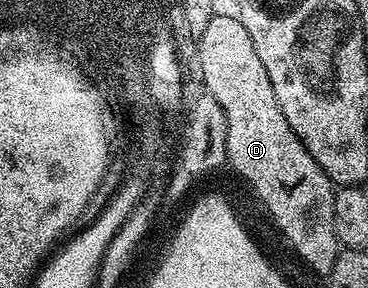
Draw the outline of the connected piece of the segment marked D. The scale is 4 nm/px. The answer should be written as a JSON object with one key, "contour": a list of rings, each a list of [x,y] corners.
{"contour":[[[212,17],[200,39],[200,67],[203,70],[206,90],[220,102],[226,119],[226,144],[234,163],[257,184],[258,191],[269,201],[265,211],[269,217],[278,217],[282,226],[294,240],[302,255],[306,256],[319,271],[332,271],[340,255],[338,235],[334,229],[334,193],[336,185],[320,170],[316,158],[308,154],[304,142],[288,126],[288,118],[280,110],[276,102],[276,94],[272,90],[272,82],[268,82],[268,70],[256,55],[256,46],[252,46],[252,38],[248,38],[248,30],[244,30],[241,19],[232,17]]]}

